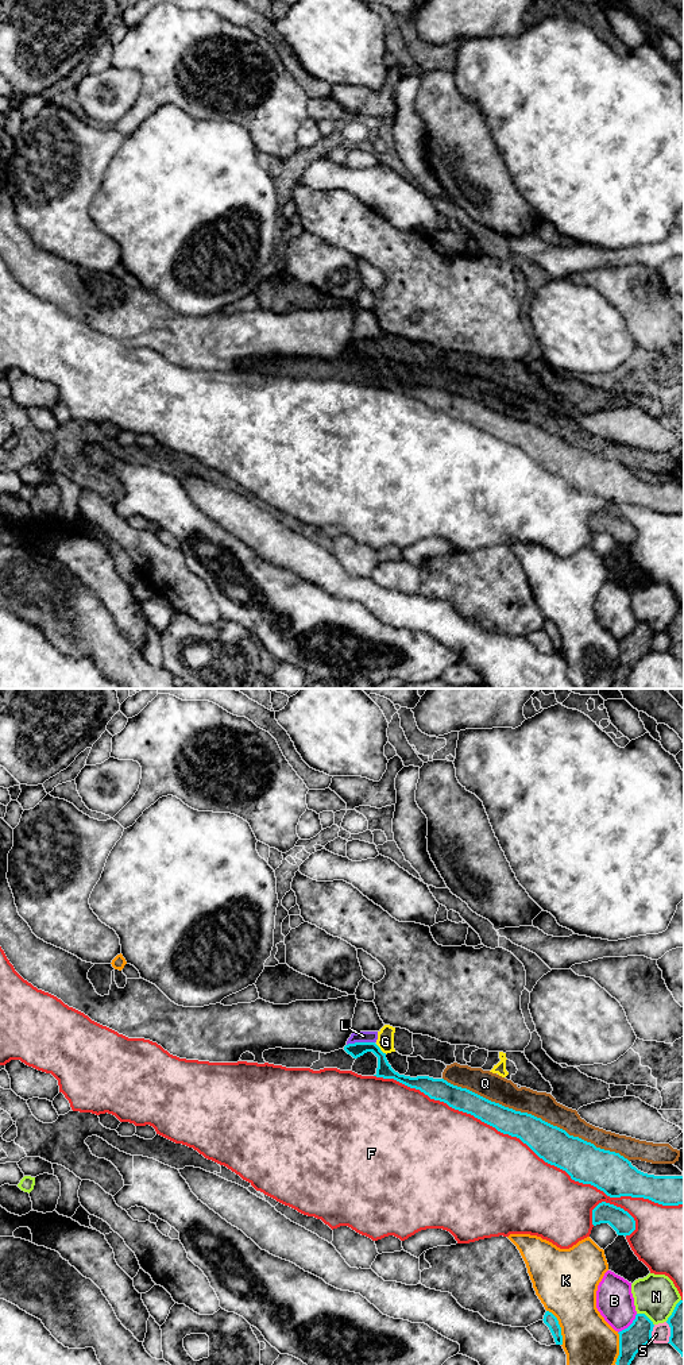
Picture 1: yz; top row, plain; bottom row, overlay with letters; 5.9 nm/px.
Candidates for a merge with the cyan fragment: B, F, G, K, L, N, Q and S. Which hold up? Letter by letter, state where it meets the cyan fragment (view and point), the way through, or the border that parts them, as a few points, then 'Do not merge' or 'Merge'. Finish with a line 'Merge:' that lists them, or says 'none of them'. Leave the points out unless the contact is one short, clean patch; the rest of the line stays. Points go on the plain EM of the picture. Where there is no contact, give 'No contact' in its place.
B: Touches cyan at yz (630, 633). Do not merge
F: Touches cyan at yz (529, 455). Do not merge
G: Touches cyan at yz (379, 358). Boundary: yz (375, 353), (386, 362). Do not merge
K: Touches cyan at yz (560, 636). Do not merge
L: Touches cyan at yz (360, 351). Boundary: yz (374, 350), (355, 350), (347, 354). Do not merge
N: Touches cyan at yz (646, 625). Do not merge
Q: Touches cyan at yz (536, 425). Do not merge
S: Touches cyan at yz (650, 641). Do not merge
Merge: none of them

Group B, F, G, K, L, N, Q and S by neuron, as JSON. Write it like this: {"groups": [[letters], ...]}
{"groups": [["B"], ["F"], ["G", "L"], ["K"], ["N"], ["Q"], ["S"]]}

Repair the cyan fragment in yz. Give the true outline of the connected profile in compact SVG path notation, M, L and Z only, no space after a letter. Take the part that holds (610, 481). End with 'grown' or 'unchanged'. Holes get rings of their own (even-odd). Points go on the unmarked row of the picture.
M375 351L348 352L344 359L353 367L372 360L378 366L374 385L394 387L420 398L430 408L444 410L503 443L519 447L545 471L565 479L575 490L596 496L610 506L631 505L649 508L662 514L684 513L684 485L644 482L619 462L596 456L541 427L491 410L444 387L399 383Z | unchanged

